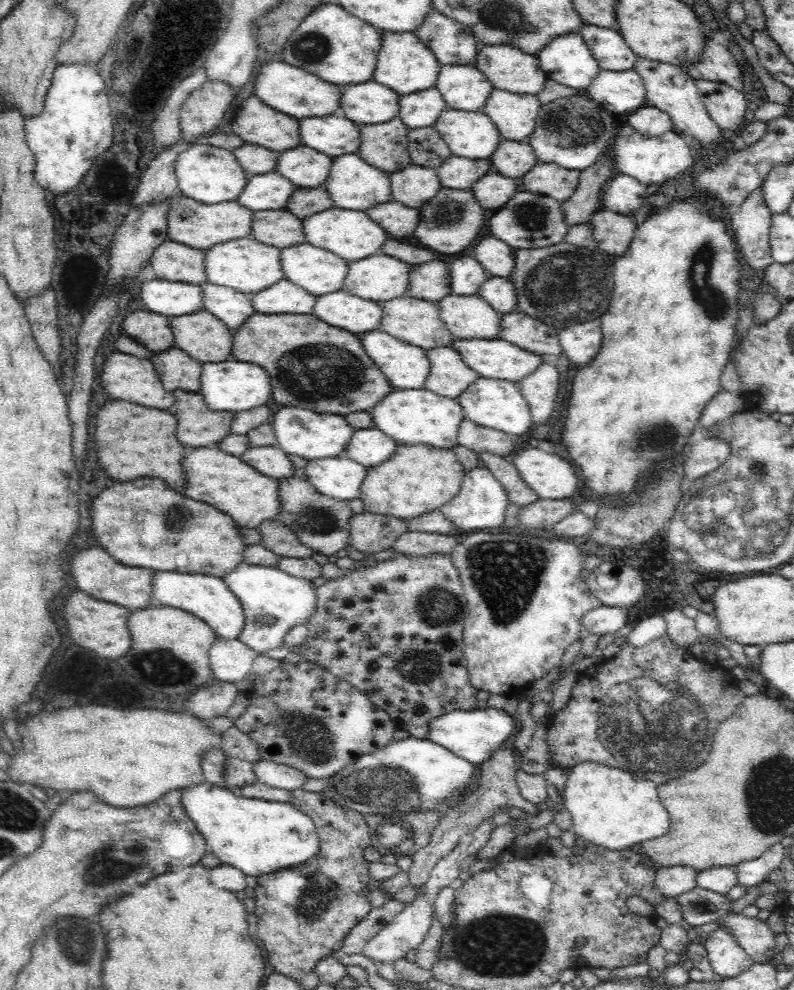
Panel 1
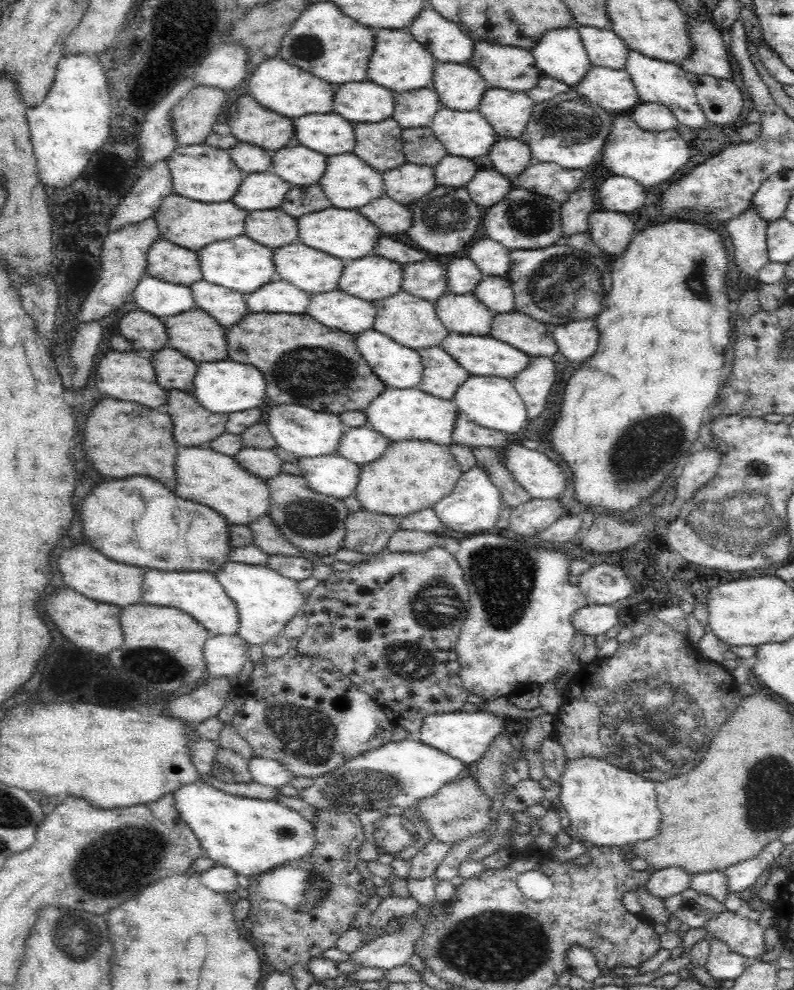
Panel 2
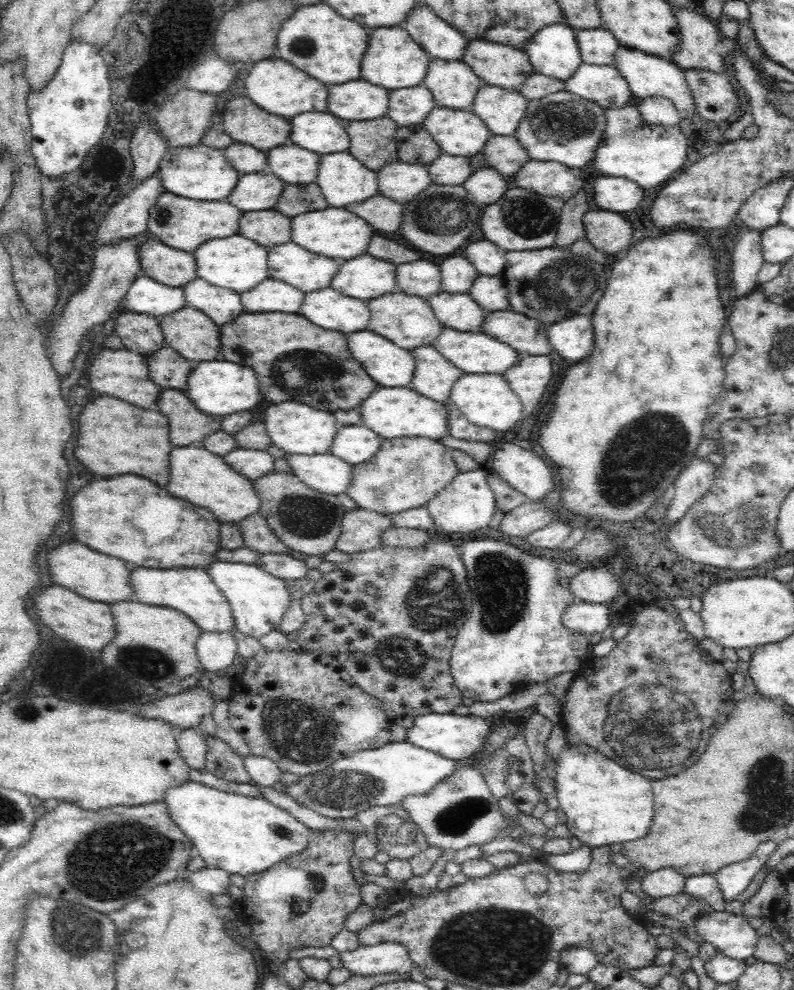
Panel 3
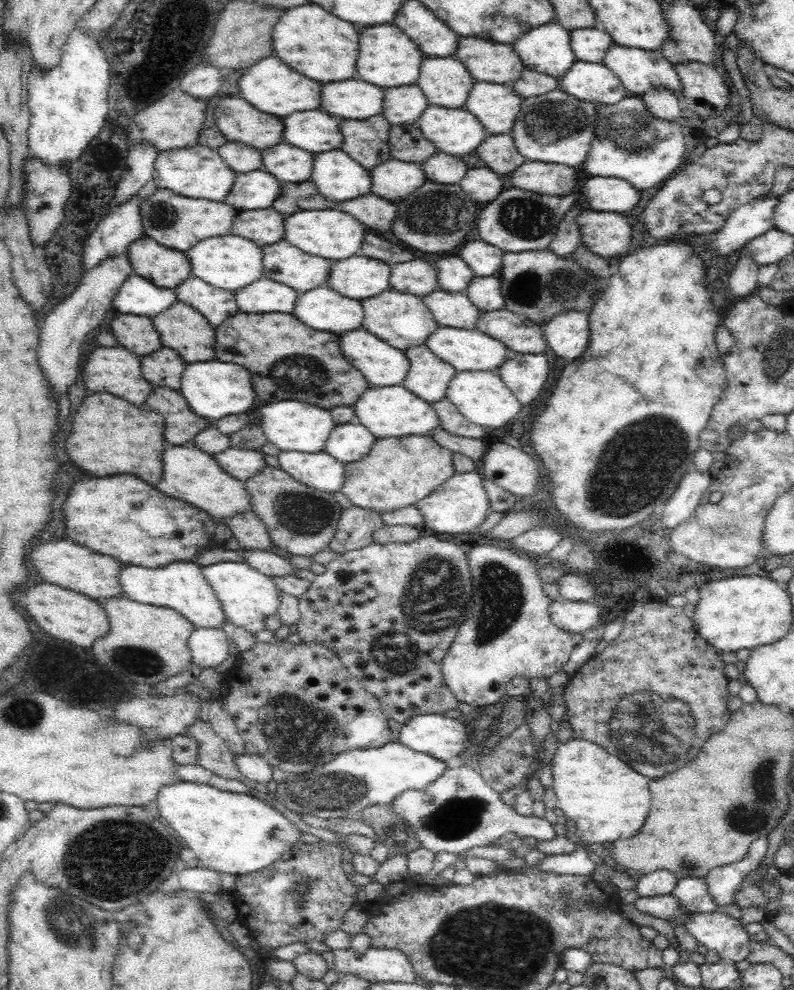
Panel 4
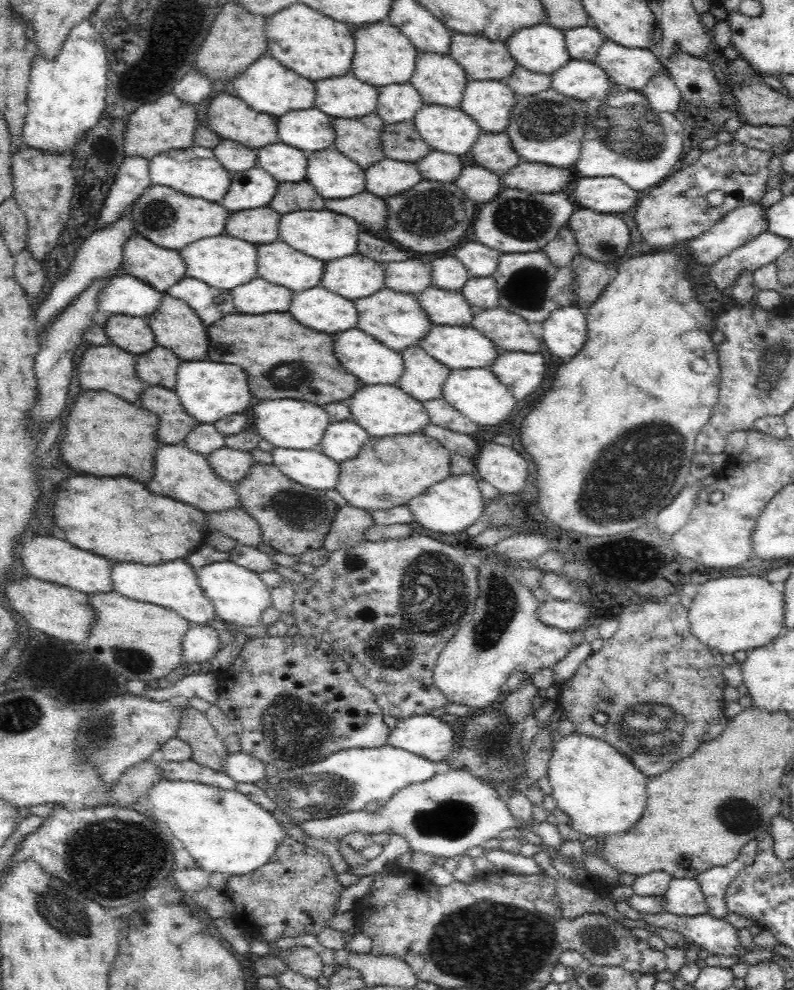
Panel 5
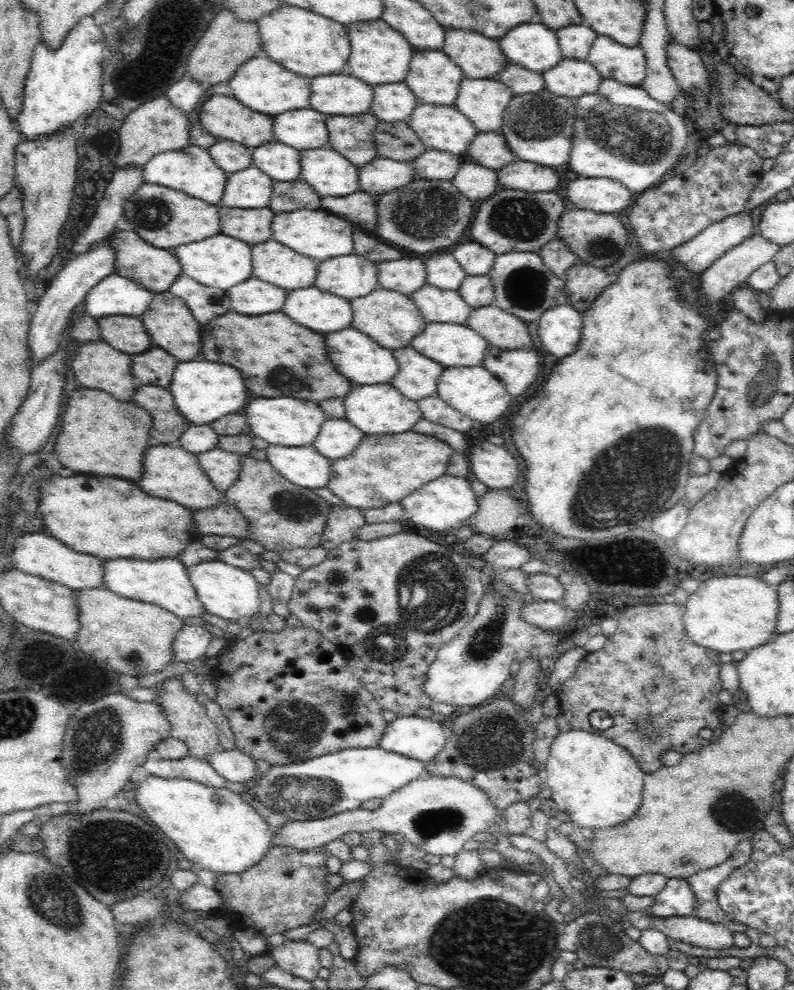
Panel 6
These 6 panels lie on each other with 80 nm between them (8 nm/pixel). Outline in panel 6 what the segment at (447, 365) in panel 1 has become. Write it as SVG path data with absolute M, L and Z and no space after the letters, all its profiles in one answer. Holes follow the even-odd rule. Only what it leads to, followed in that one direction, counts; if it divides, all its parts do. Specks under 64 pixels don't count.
M406 347L393 352L400 365L392 387L412 401L437 396L437 385L445 369L440 364L420 355L415 348Z

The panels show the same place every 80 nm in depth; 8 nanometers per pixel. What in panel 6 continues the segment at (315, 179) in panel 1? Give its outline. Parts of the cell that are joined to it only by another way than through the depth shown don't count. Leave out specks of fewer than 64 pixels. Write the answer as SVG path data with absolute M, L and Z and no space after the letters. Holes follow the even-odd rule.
M278 140L267 142L253 149L253 165L276 182L300 181L301 155L296 148Z

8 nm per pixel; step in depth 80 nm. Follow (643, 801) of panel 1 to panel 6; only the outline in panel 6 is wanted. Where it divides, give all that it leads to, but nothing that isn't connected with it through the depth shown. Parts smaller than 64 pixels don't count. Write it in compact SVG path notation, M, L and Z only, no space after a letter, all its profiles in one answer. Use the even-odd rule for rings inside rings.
M572 729L558 733L550 747L546 763L545 780L552 790L551 798L556 801L559 813L565 813L570 825L576 828L576 835L584 829L596 832L596 829L611 829L632 818L632 812L640 808L642 800L642 780L645 774L627 749L620 747L615 741L597 733L586 732L584 729Z

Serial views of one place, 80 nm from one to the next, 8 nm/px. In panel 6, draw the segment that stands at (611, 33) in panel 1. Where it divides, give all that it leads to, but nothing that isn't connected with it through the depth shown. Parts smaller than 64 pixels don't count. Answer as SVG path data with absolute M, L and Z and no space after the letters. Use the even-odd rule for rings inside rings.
M586 24L569 25L568 28L557 30L557 41L560 44L564 59L587 60L593 41L599 34L592 31Z

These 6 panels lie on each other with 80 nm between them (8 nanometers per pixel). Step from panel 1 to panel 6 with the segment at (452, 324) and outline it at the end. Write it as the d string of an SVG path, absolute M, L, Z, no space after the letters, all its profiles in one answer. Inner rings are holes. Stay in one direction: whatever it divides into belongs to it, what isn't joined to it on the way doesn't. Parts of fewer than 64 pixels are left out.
M424 285L410 295L428 323L452 323L465 325L472 311L459 291Z

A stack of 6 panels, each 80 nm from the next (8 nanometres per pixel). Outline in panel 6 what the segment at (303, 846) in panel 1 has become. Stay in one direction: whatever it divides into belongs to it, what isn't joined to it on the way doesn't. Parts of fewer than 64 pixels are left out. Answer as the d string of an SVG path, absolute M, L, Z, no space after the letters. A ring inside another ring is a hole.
M150 775L136 786L136 802L170 838L175 852L184 853L188 861L215 873L242 874L256 867L270 852L277 833L240 794L193 780Z

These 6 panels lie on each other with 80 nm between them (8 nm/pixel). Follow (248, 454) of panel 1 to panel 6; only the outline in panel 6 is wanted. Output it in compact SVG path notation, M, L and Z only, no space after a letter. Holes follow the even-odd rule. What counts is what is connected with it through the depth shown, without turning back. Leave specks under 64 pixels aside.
M221 448L197 454L205 475L219 492L226 492L235 482L241 471L242 454L226 452Z

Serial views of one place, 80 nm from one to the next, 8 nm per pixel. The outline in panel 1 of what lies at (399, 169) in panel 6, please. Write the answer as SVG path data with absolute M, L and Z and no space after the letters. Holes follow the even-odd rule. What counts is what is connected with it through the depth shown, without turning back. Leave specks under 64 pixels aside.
M412 165L389 174L391 198L410 208L419 209L428 199L440 192L437 169Z

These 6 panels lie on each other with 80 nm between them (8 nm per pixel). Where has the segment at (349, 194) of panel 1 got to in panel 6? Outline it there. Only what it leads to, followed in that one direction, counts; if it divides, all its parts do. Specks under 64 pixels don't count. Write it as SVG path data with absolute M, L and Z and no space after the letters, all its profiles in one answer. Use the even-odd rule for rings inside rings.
M328 146L302 152L301 178L321 198L348 196L360 191L359 177L359 167Z

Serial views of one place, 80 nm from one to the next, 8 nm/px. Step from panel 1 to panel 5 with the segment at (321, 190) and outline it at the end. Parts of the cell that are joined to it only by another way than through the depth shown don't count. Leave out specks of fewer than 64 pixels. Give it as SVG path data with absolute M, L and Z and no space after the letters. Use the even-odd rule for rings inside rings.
M308 181L278 183L276 194L270 204L272 210L284 215L300 209L325 210L325 198Z

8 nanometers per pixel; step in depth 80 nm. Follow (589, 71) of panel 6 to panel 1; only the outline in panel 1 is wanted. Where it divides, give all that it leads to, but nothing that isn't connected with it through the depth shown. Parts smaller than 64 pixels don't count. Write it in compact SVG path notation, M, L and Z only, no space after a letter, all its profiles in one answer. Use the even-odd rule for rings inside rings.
M601 69L596 78L589 84L589 87L584 90L584 94L609 113L613 113L615 116L620 114L620 118L622 114L626 116L630 112L633 113L635 110L648 105L647 98L645 98L643 80L634 70L614 72L612 70L608 71L608 69Z

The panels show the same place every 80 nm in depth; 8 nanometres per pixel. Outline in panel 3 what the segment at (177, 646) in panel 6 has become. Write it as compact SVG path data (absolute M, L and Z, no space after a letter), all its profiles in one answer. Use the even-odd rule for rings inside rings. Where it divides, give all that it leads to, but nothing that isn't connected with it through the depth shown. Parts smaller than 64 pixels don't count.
M230 632L202 633L195 645L202 670L233 672L232 663L240 654L237 640Z

